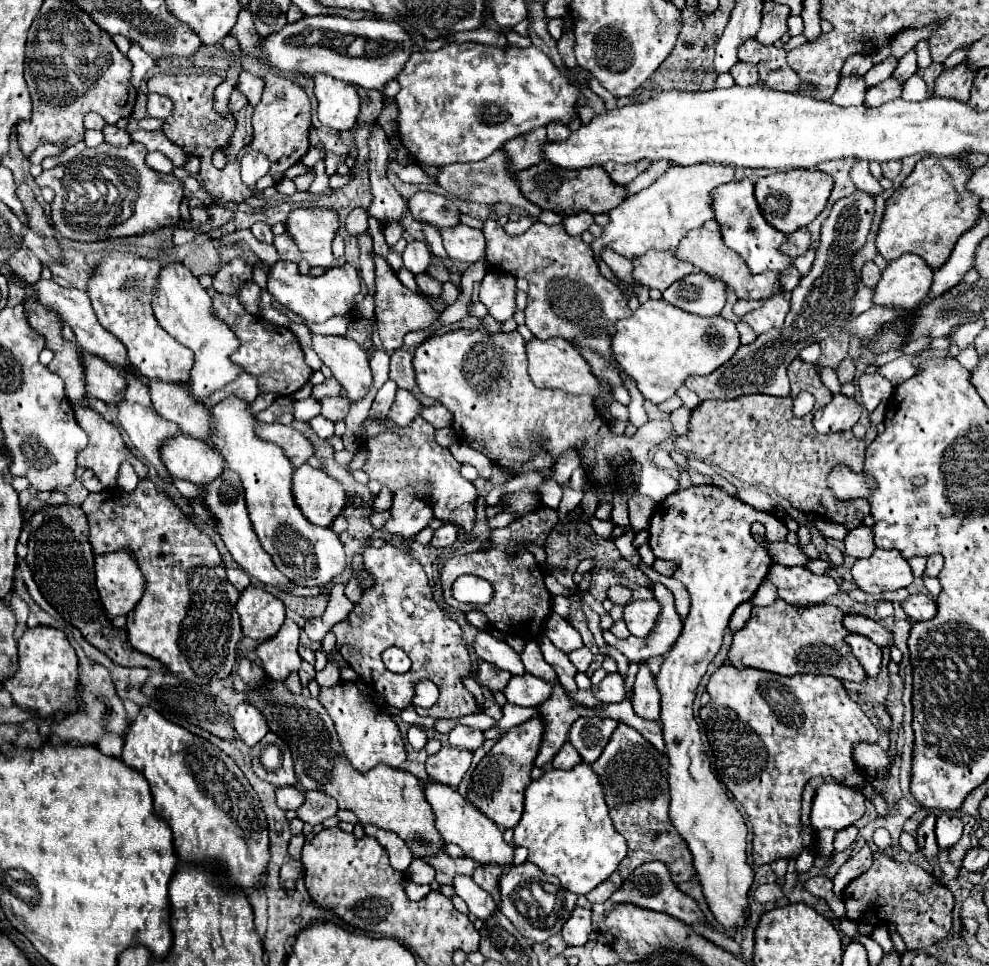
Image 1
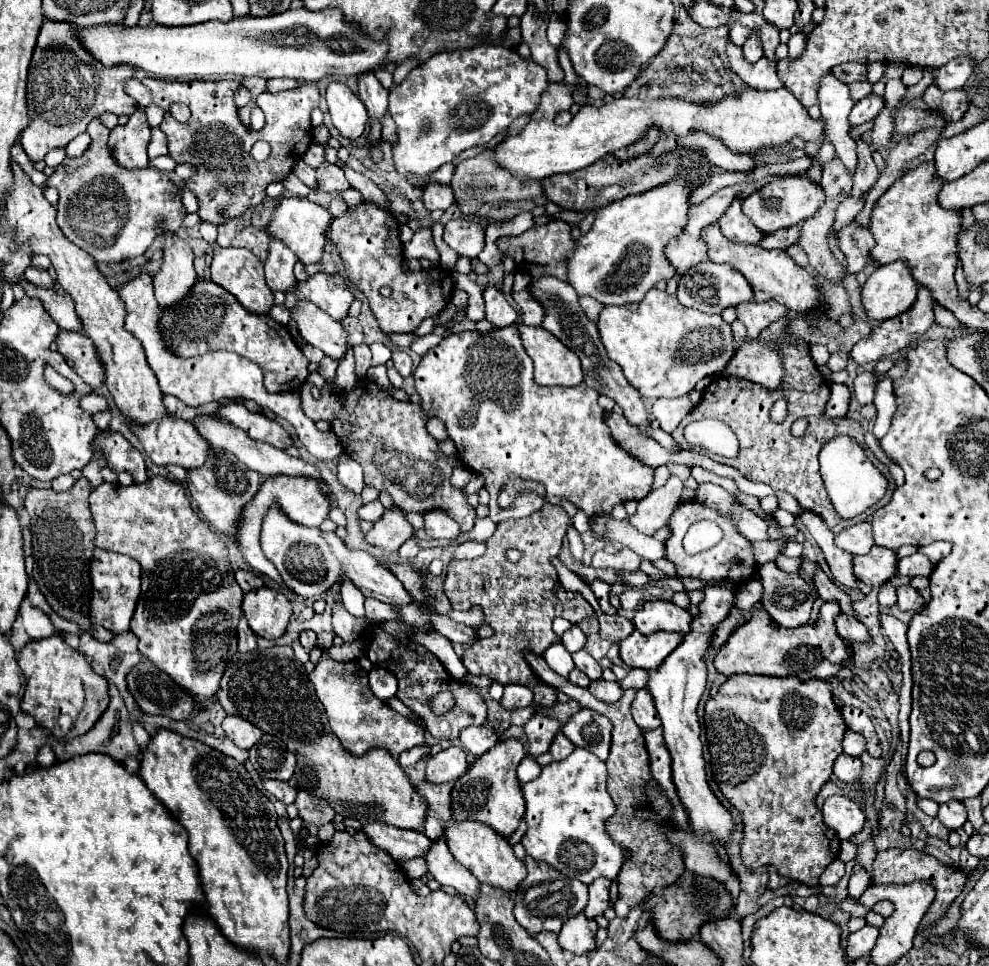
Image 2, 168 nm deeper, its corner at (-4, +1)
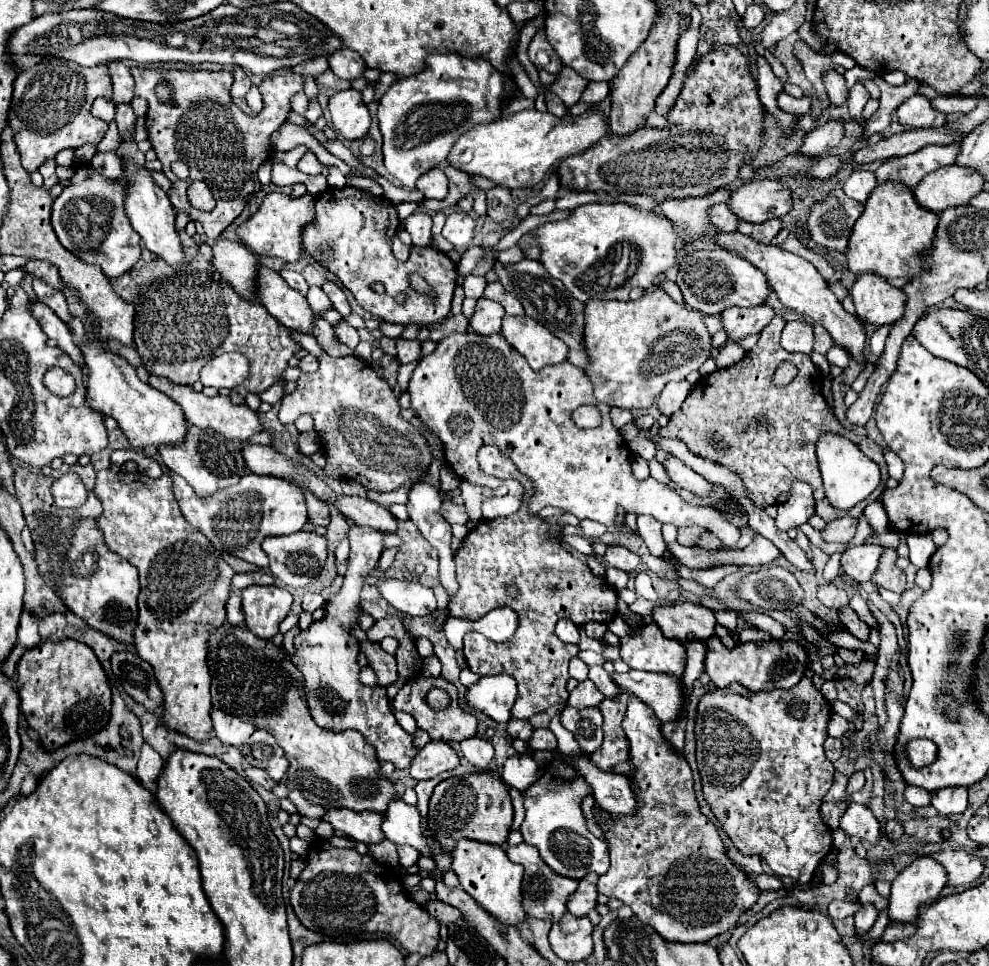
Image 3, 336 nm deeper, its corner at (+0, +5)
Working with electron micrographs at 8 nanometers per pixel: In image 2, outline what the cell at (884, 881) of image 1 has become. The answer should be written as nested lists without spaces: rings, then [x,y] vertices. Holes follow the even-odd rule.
[[[898,848],[878,852],[878,856],[874,860],[874,866],[872,866],[872,872],[874,872],[874,884],[910,884],[914,880],[928,880],[928,882],[934,884],[936,898],[934,898],[934,904],[930,906],[930,910],[926,912],[926,916],[924,916],[918,932],[922,932],[924,926],[928,926],[928,924],[932,924],[932,922],[936,922],[938,918],[944,916],[944,912],[948,910],[948,906],[962,892],[962,888],[966,886],[966,882],[970,878],[970,872],[964,872],[962,868],[946,866],[946,864],[942,864],[940,860],[936,860],[934,856],[930,856],[926,852],[898,850]]]

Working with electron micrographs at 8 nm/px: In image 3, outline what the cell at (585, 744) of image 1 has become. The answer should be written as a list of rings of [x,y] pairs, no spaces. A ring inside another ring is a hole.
[[[566,706],[560,714],[560,722],[580,742],[586,754],[592,754],[602,744],[602,714],[598,708],[572,708]]]

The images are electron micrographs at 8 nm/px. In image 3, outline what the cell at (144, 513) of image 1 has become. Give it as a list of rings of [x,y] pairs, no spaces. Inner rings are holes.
[[[100,470],[96,476],[96,488],[102,502],[102,516],[98,518],[98,528],[104,534],[108,548],[140,572],[140,596],[138,596],[138,622],[134,628],[134,646],[138,656],[152,664],[154,674],[160,682],[164,694],[164,724],[172,730],[184,732],[194,740],[206,740],[212,730],[210,718],[210,686],[212,676],[208,670],[208,638],[214,628],[226,622],[226,598],[232,590],[234,570],[226,564],[220,550],[214,550],[214,544],[200,532],[194,530],[182,516],[178,502],[172,490],[172,478],[160,476],[152,480],[142,472],[124,474],[114,470]]]

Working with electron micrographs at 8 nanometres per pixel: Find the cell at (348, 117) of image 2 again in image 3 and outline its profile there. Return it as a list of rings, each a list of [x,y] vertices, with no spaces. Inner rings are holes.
[[[354,88],[340,90],[328,100],[334,130],[344,140],[360,140],[370,128],[370,114],[362,100],[362,94]]]

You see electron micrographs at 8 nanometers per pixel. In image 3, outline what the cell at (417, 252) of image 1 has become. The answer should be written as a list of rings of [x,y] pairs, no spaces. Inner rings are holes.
[[[416,212],[416,214],[410,214],[404,222],[402,222],[402,228],[412,236],[412,244],[414,246],[432,246],[432,234],[430,234],[430,228],[432,228],[432,218],[424,212]]]

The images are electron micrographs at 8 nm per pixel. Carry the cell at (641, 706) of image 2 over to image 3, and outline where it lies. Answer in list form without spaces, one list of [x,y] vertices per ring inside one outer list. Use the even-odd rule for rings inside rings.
[[[630,696],[622,728],[630,740],[630,758],[636,764],[632,790],[638,806],[636,816],[614,816],[616,822],[602,826],[610,850],[610,868],[600,876],[598,892],[622,900],[642,922],[650,924],[668,942],[710,942],[710,938],[736,926],[740,914],[758,900],[760,890],[750,884],[744,872],[726,856],[726,846],[716,826],[700,812],[688,762],[676,756],[670,744],[666,744],[660,734],[660,720],[640,698]]]

